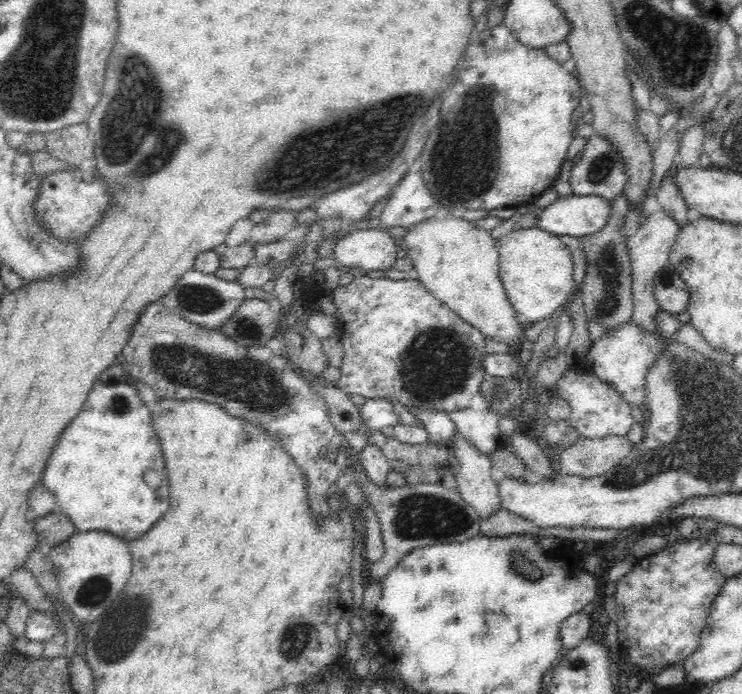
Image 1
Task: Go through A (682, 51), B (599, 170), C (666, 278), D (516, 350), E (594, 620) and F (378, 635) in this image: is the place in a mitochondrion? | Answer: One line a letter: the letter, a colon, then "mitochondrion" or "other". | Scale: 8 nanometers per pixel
A: mitochondrion
B: mitochondrion
C: mitochondrion
D: other
E: other
F: other

